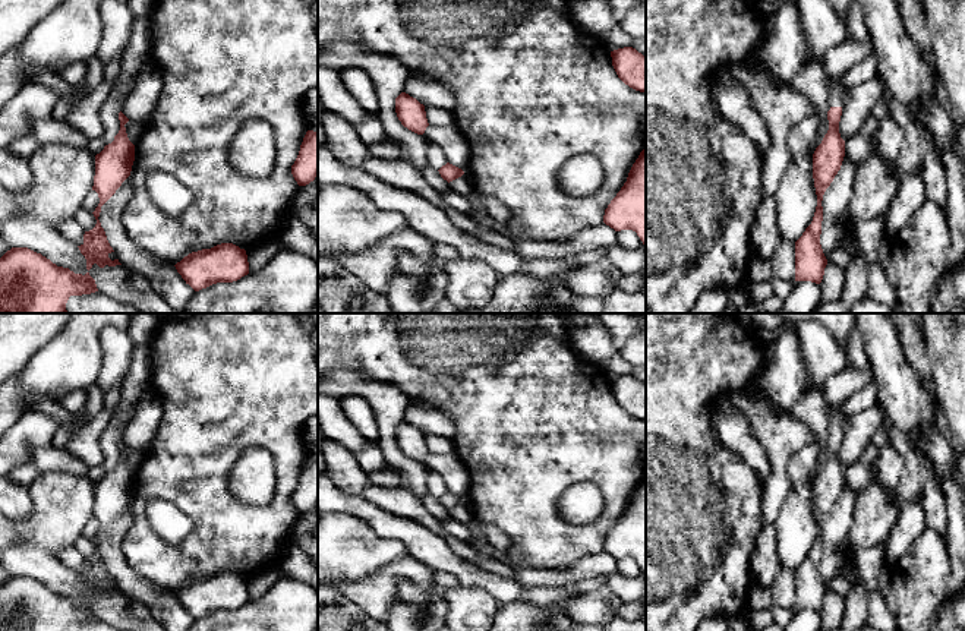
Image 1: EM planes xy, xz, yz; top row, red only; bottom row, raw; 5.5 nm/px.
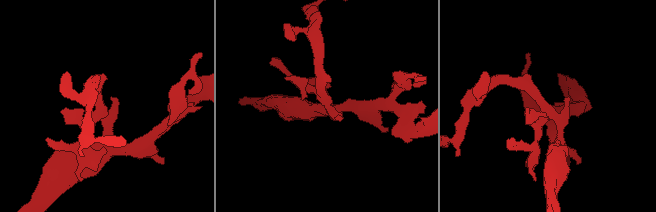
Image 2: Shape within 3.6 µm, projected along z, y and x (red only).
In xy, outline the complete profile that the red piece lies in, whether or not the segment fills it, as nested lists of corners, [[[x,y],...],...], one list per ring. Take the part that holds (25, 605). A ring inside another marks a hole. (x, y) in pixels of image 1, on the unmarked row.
[[[28,575],[0,586],[0,631],[67,631],[70,624],[95,619],[89,600],[75,602]]]

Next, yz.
[[[838,406],[830,407],[827,439],[829,458],[813,482],[813,507],[817,523],[817,534],[811,552],[795,570],[795,609],[811,609],[820,612],[827,587],[820,572],[823,549],[823,523],[841,498],[845,485],[845,468],[839,461],[842,435],[848,419],[838,413]]]

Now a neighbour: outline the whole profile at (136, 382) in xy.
[[[148,344],[135,346],[130,360],[130,367],[122,381],[122,392],[119,404],[110,425],[104,429],[100,438],[100,447],[104,455],[105,473],[114,468],[120,458],[119,441],[123,436],[122,425],[124,414],[135,410],[142,395],[149,391],[152,382],[152,353]]]

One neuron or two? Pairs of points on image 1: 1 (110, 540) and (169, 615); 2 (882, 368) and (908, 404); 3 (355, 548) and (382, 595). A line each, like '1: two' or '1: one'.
1: one
2: one
3: two

